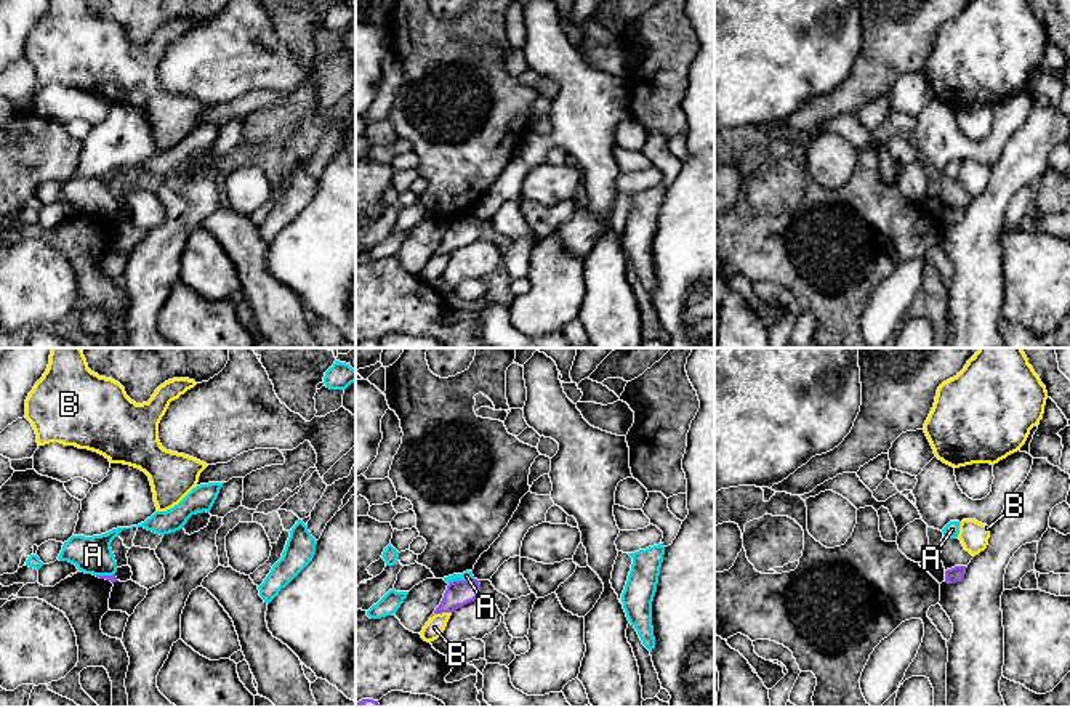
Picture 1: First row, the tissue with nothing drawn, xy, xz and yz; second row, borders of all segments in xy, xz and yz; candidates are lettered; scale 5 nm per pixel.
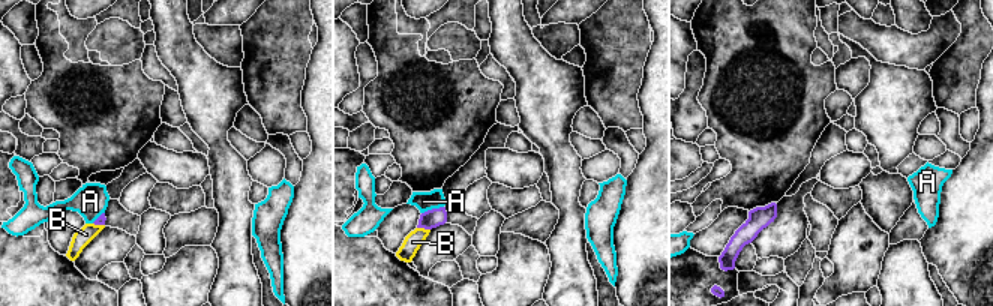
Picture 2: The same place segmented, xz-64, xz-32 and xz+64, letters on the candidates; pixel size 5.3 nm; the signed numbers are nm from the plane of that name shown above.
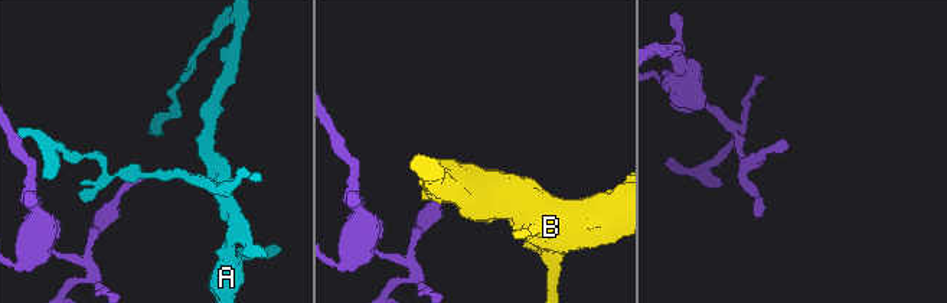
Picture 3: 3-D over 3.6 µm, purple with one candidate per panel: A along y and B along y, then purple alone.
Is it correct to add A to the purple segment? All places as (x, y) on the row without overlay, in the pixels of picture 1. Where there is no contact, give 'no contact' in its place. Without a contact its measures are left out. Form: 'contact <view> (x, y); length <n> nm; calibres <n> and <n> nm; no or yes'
contact xz (460, 222); length 130 nm; calibres 130 and 50 nm; no

